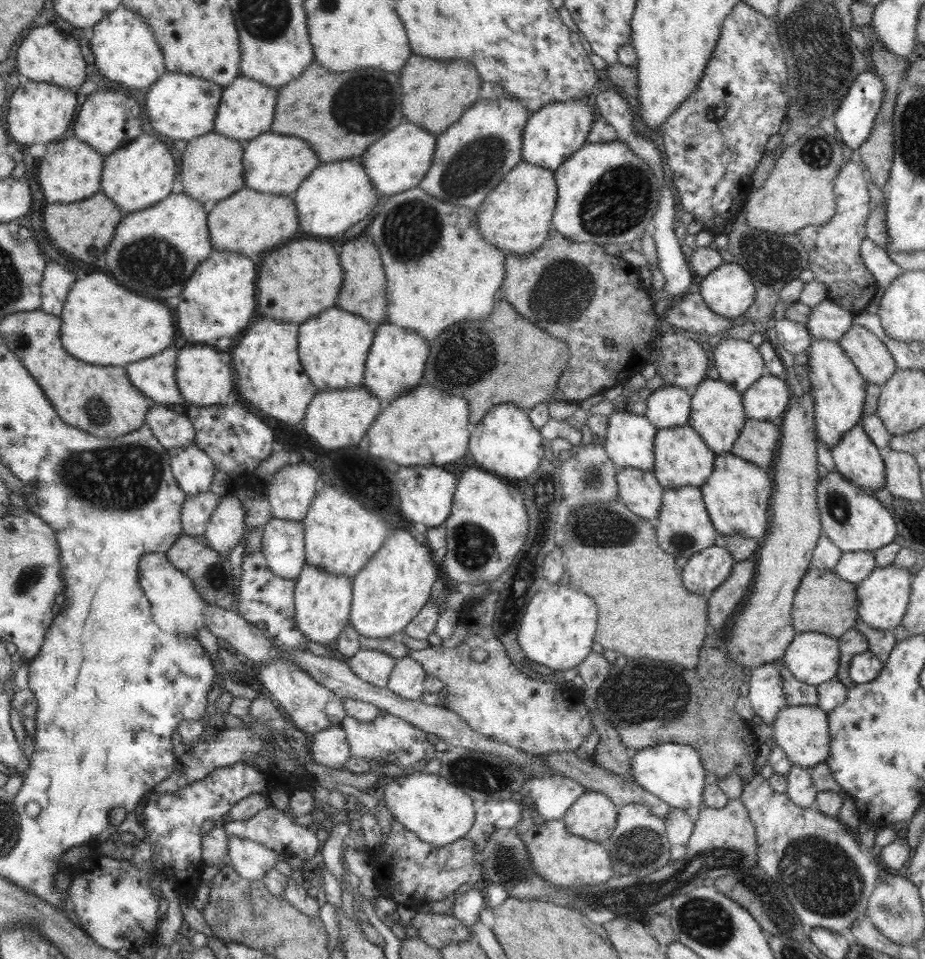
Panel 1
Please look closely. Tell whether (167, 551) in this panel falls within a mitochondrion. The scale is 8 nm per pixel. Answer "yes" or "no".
no

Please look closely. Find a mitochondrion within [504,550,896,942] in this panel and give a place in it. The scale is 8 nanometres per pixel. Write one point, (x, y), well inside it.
(822, 877)

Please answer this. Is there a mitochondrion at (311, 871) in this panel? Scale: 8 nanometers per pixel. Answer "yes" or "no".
no

